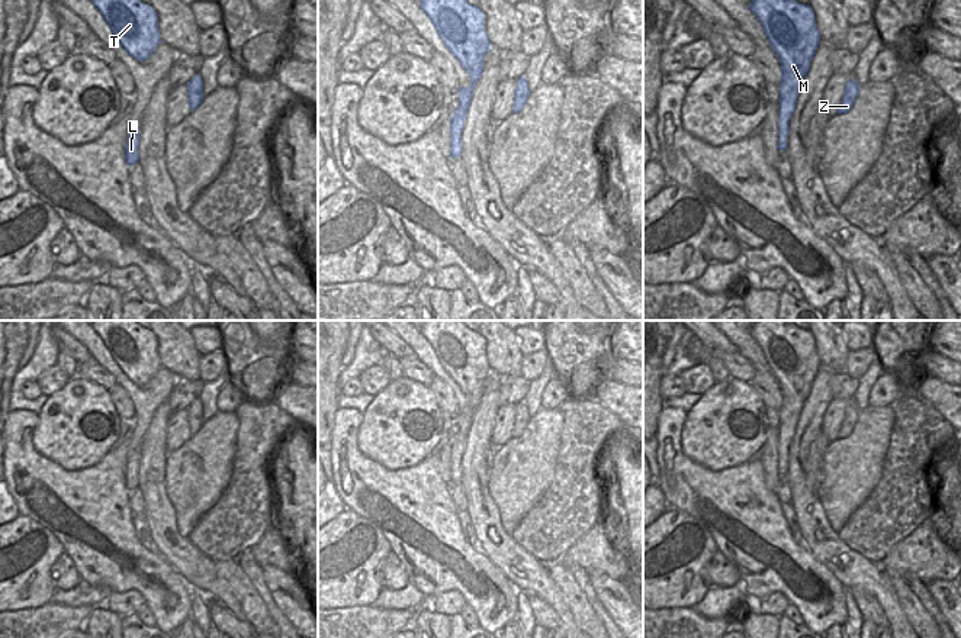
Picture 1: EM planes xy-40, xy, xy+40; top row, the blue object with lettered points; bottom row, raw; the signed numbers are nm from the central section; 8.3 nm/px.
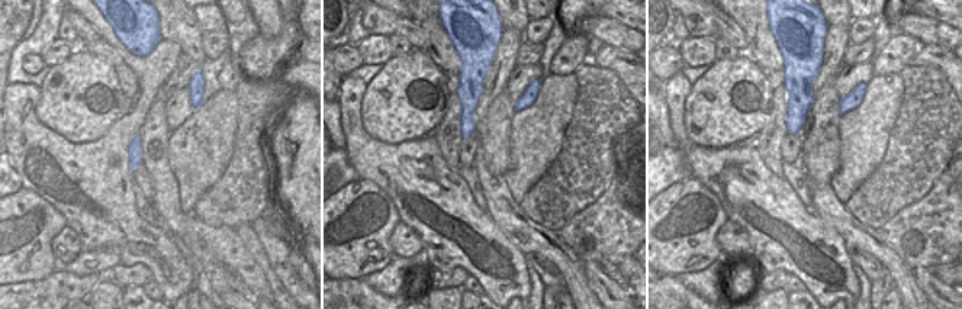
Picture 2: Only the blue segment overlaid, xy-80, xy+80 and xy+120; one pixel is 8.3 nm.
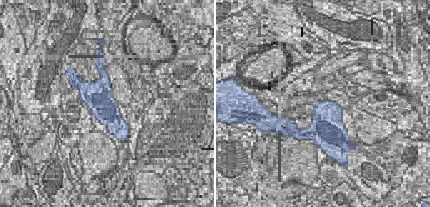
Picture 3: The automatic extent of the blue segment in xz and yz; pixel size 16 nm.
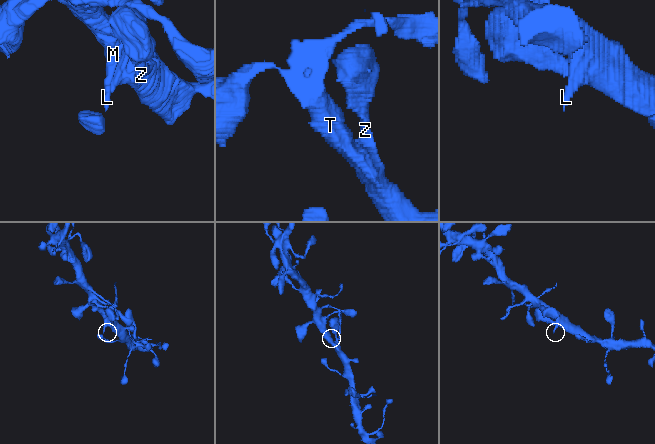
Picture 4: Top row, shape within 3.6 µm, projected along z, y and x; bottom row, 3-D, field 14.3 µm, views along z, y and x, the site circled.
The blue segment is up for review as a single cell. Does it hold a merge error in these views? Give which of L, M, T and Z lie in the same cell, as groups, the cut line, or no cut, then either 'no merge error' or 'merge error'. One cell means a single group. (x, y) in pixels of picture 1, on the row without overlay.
groups L M T Z; cut none; no merge error

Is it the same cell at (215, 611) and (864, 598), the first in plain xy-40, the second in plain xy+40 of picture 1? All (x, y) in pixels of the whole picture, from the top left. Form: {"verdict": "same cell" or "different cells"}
{"verdict": "same cell"}

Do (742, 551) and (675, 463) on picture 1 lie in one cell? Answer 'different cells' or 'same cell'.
same cell

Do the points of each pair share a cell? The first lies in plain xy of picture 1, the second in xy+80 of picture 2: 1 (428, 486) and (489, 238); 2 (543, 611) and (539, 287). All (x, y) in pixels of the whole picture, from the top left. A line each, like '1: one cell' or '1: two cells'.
1: one cell
2: two cells

